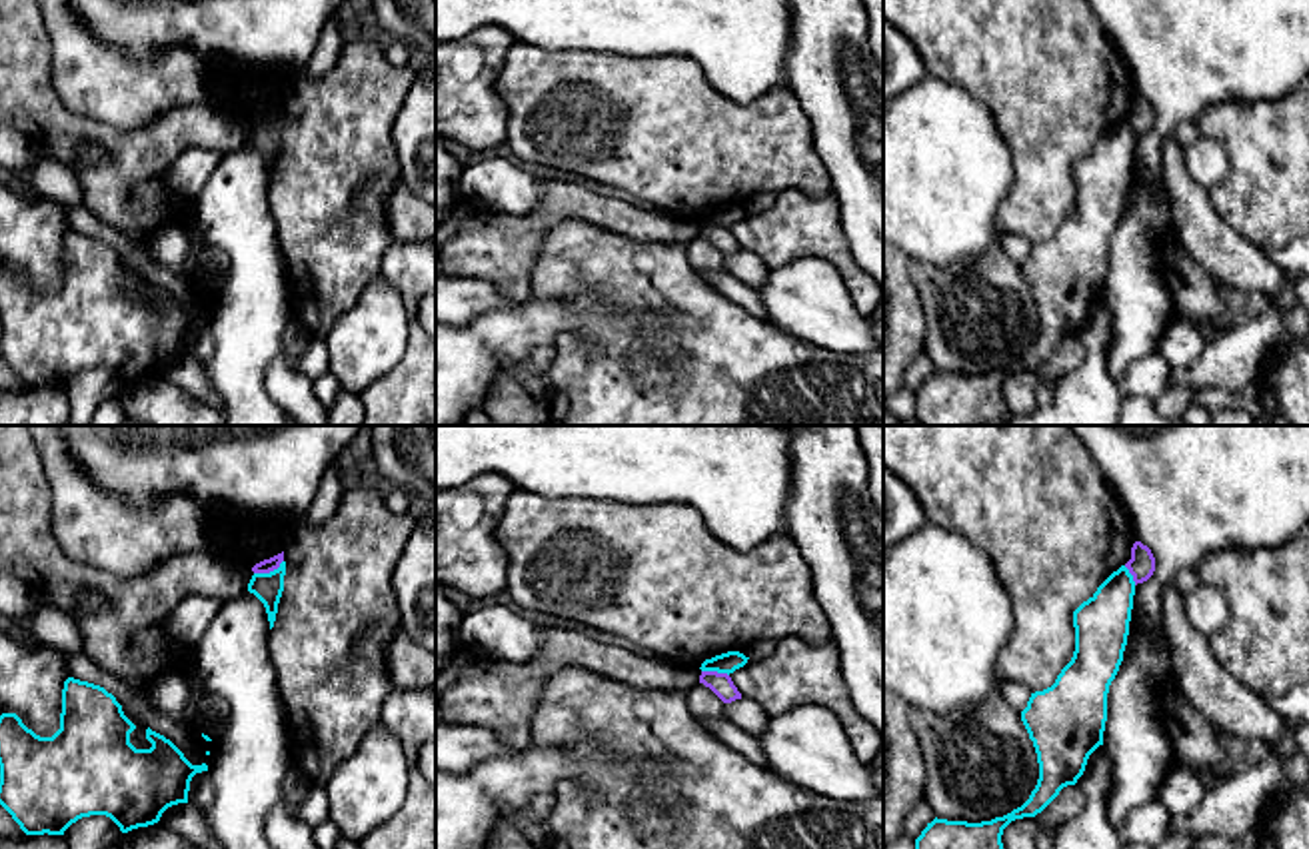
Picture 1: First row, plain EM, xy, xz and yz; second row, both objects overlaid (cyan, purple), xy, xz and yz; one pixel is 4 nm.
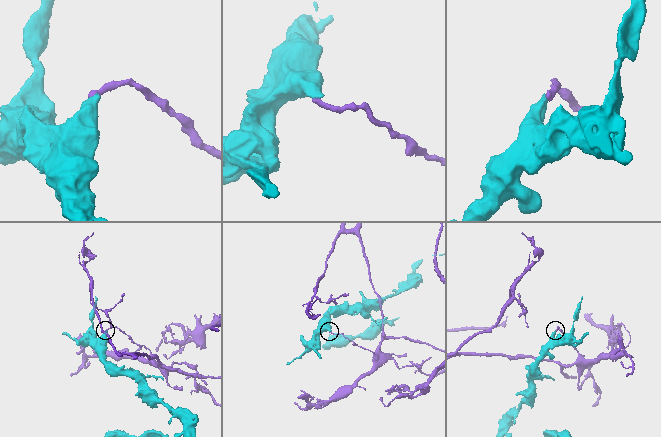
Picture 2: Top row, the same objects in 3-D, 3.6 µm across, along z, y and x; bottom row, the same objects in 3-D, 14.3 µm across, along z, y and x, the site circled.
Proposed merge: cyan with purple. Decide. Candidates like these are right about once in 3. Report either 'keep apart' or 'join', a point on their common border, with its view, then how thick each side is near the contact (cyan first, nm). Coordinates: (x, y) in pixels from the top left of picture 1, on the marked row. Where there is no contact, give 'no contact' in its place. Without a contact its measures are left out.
keep apart | xy (270, 572) | 120/60 nm

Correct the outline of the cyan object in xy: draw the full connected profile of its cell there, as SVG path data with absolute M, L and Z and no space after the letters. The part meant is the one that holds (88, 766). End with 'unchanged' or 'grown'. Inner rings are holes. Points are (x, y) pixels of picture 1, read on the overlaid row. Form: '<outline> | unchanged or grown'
M68 677L62 689L60 729L40 737L16 713L0 715L0 805L12 815L26 835L64 835L82 817L106 815L122 833L160 821L162 813L178 803L188 803L190 781L208 765L192 765L164 735L146 729L150 749L136 749L130 733L136 725L124 715L122 705L104 687Z | unchanged

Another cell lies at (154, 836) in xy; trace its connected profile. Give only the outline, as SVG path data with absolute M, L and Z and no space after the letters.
M164 825L138 827L124 833L118 849L198 849Z

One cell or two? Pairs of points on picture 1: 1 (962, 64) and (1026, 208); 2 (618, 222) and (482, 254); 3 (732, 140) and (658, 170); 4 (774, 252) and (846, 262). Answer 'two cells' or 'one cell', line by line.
1: one cell
2: one cell
3: one cell
4: one cell

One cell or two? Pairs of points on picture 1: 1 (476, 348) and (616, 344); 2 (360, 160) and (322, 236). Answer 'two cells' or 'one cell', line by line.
1: one cell
2: one cell

